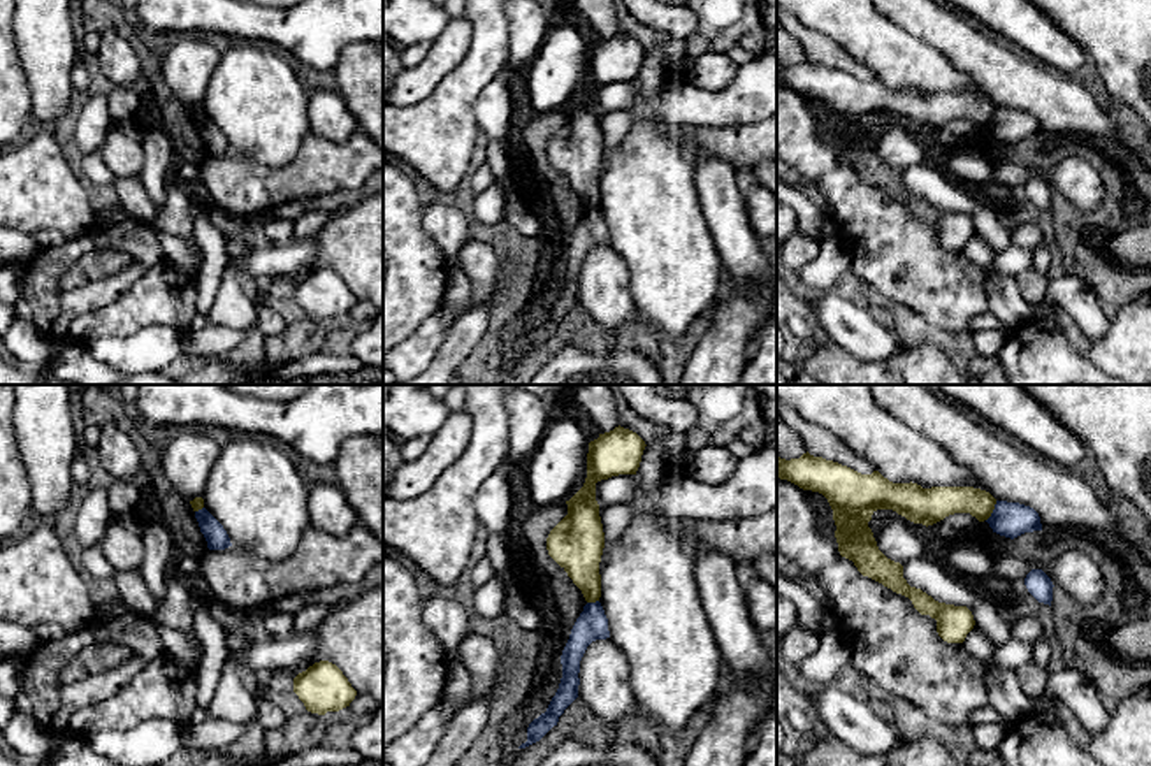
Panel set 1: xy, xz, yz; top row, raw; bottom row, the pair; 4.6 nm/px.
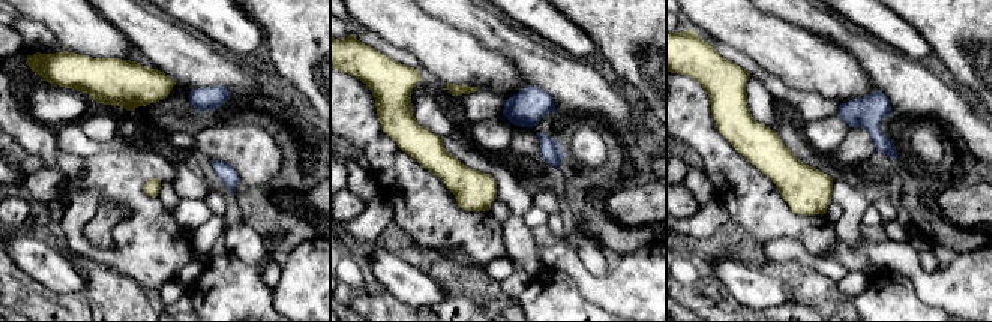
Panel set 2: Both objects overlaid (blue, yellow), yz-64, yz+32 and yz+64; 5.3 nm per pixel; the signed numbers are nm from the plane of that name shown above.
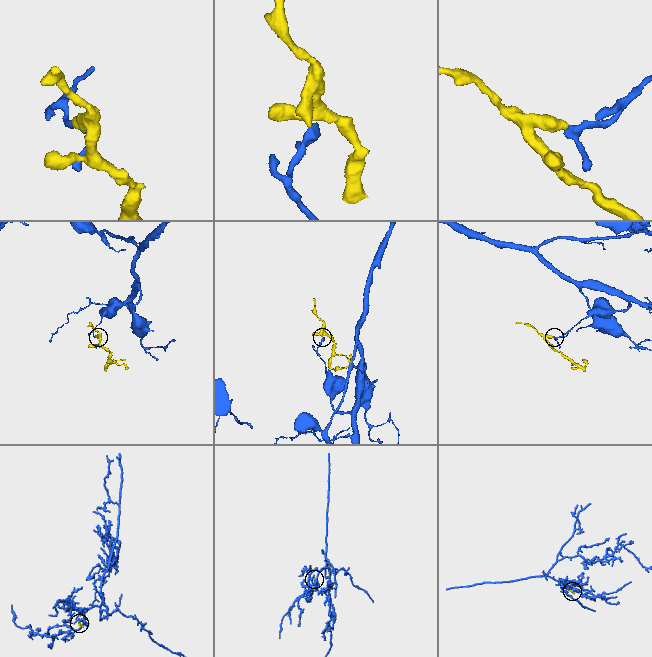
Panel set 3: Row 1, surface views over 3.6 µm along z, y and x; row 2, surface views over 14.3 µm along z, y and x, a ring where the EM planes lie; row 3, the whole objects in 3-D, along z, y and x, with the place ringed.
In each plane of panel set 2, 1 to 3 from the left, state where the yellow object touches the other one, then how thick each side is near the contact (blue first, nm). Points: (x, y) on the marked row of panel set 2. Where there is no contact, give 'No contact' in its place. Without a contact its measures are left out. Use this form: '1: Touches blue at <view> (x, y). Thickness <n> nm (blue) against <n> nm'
1: No contact
2: No contact
3: No contact

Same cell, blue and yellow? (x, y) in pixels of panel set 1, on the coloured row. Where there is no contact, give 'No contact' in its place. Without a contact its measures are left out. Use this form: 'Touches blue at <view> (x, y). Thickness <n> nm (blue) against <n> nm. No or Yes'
Touches blue at yz (993, 512). Thickness 160 nm (blue) against 140 nm. No

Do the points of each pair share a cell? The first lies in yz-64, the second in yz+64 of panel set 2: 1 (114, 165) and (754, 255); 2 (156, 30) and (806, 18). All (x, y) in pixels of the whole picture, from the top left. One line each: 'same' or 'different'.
1: different
2: same

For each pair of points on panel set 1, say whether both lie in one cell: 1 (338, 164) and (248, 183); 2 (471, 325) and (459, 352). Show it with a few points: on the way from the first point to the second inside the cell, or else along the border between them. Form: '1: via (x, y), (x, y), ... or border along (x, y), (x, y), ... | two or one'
1: via (315, 171), (290, 183), (271, 183) | one
2: via (466, 332), (459, 345) | one

